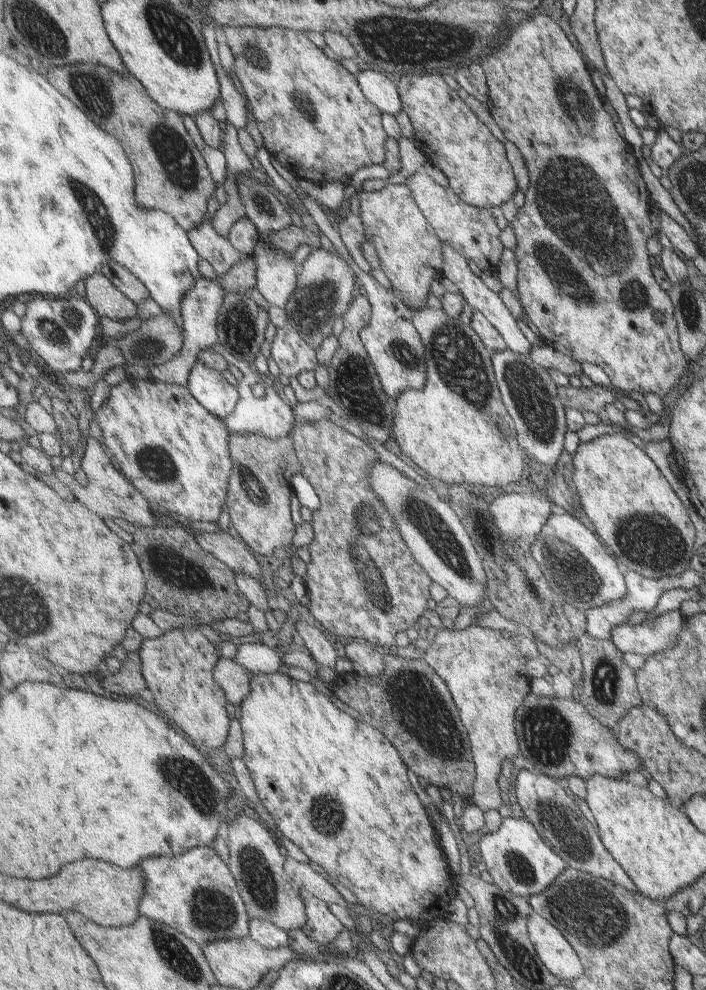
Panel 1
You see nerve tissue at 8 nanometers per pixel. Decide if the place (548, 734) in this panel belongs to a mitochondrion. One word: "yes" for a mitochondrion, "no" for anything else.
yes

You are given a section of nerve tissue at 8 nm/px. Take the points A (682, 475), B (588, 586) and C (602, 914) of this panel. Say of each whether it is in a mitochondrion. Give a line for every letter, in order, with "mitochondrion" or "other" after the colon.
A: other
B: mitochondrion
C: mitochondrion

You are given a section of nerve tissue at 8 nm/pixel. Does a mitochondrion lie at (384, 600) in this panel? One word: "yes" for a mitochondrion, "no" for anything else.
no

